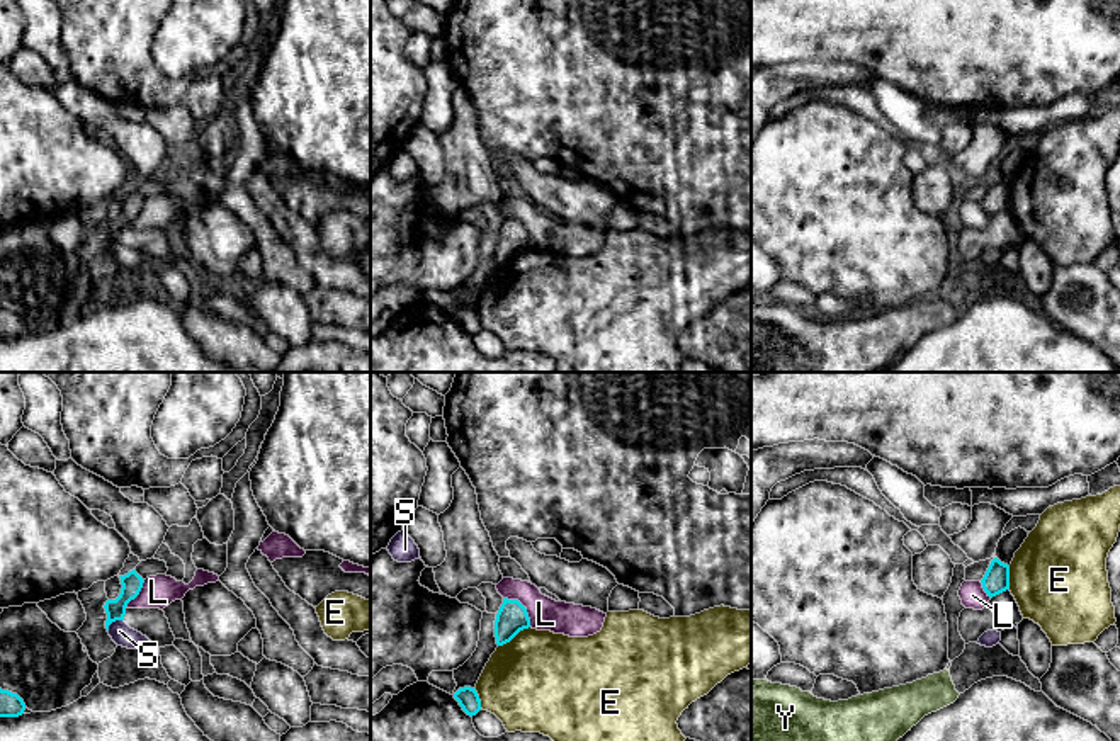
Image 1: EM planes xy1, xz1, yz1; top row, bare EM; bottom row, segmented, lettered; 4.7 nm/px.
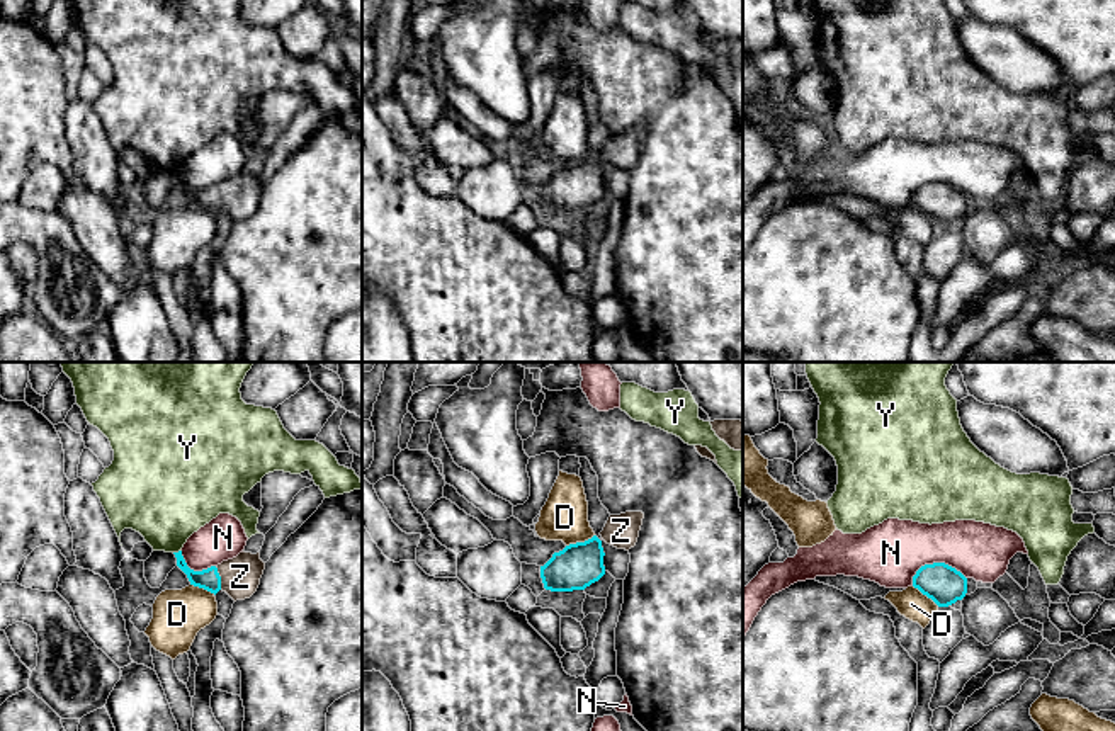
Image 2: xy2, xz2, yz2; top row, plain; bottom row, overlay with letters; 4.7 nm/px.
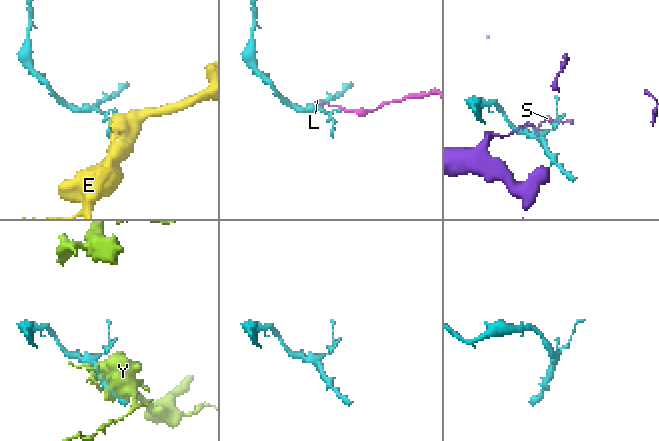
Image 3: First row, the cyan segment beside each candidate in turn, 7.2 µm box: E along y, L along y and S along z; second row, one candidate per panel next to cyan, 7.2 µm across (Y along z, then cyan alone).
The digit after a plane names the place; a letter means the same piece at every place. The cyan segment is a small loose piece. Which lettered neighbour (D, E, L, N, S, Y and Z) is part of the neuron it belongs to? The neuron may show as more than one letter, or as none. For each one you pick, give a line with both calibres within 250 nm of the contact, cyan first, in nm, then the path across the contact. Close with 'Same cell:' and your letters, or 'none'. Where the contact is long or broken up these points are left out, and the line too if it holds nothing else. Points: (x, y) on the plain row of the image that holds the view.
Z: calibres 100 and 190 nm; way xy2 (209, 198), (220, 198), (240, 196)
Same cell: Z

